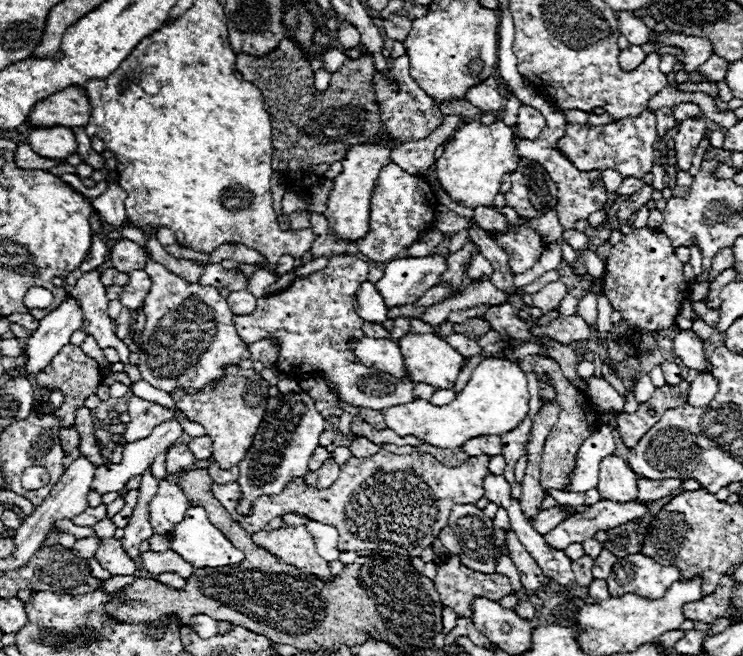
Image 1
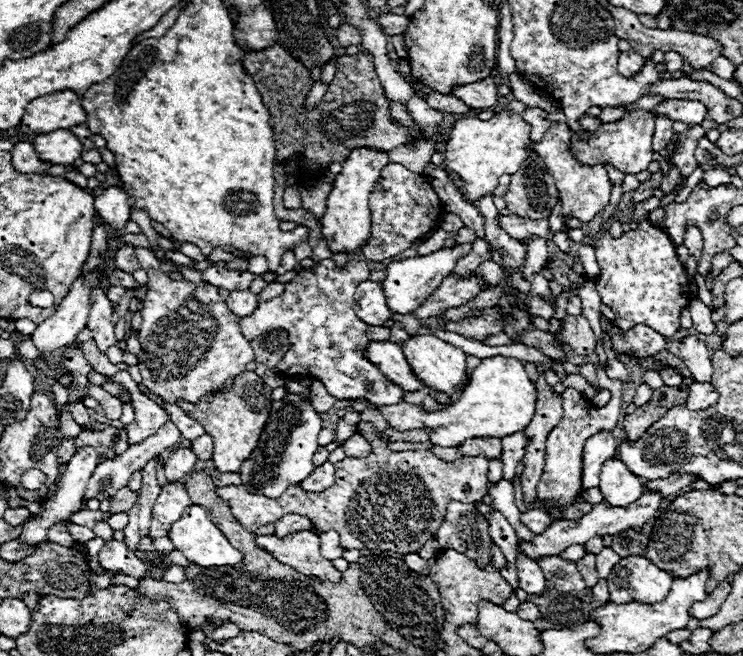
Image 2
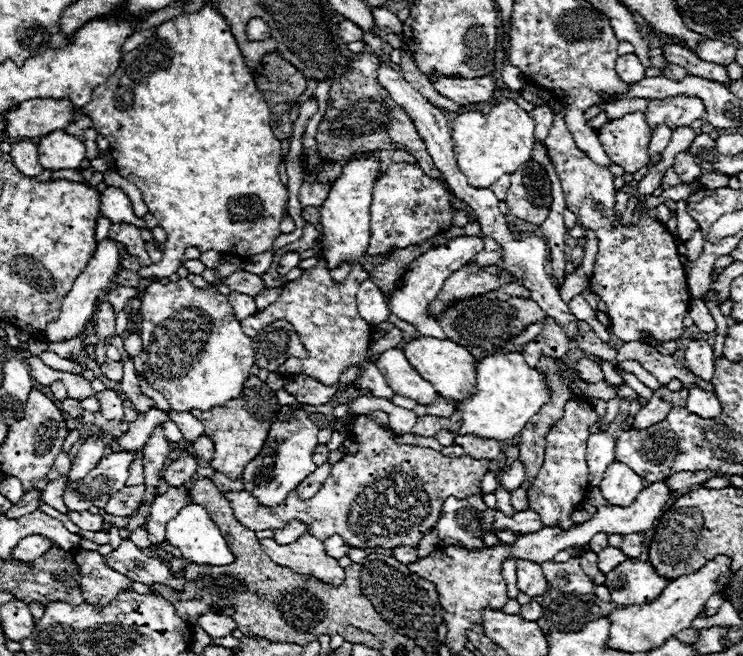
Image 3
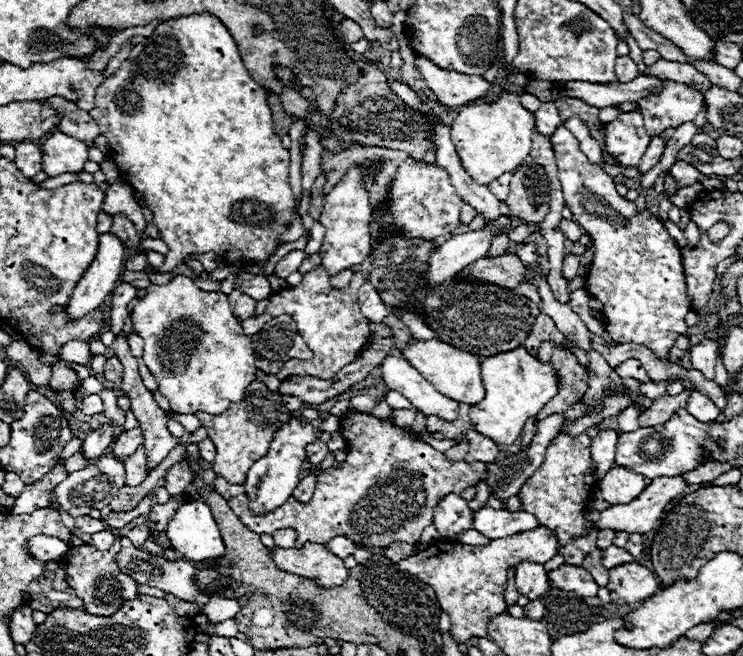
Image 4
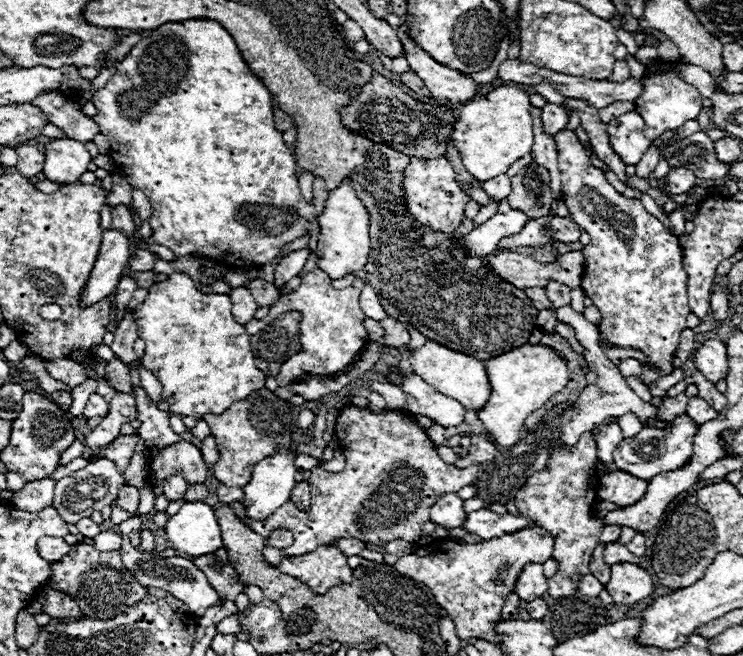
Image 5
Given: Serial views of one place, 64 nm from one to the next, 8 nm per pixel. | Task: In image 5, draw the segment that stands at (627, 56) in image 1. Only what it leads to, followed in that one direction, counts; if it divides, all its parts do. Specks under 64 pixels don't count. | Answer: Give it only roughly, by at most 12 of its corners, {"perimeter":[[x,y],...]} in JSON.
{"perimeter":[[616,60],[608,82],[624,82],[630,78],[628,64]]}

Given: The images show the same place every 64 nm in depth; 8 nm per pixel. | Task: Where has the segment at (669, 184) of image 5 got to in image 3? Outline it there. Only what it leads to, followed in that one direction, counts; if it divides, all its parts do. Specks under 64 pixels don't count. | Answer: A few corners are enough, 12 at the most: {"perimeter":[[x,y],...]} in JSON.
{"perimeter":[[686,152],[676,156],[674,170],[682,184],[702,176]]}

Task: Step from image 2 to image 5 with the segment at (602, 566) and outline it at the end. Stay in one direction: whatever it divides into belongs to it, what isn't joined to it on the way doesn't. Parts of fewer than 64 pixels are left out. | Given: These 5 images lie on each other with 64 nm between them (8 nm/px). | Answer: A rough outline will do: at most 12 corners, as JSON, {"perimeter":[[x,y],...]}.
{"perimeter":[[606,544],[604,562],[610,566],[616,562],[636,562],[634,556],[624,544]]}

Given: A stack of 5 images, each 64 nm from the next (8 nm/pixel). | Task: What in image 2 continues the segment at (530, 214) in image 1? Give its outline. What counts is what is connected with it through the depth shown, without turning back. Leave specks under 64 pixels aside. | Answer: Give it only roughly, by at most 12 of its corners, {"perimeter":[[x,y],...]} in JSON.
{"perimeter":[[528,158],[504,200],[512,214],[540,220],[558,190],[542,160]]}

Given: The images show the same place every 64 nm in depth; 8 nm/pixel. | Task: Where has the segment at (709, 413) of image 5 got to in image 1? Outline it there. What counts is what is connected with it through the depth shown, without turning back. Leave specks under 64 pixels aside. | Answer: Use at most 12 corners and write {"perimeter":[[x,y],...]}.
{"perimeter":[[712,374],[690,382],[688,404],[702,408],[718,392]]}

